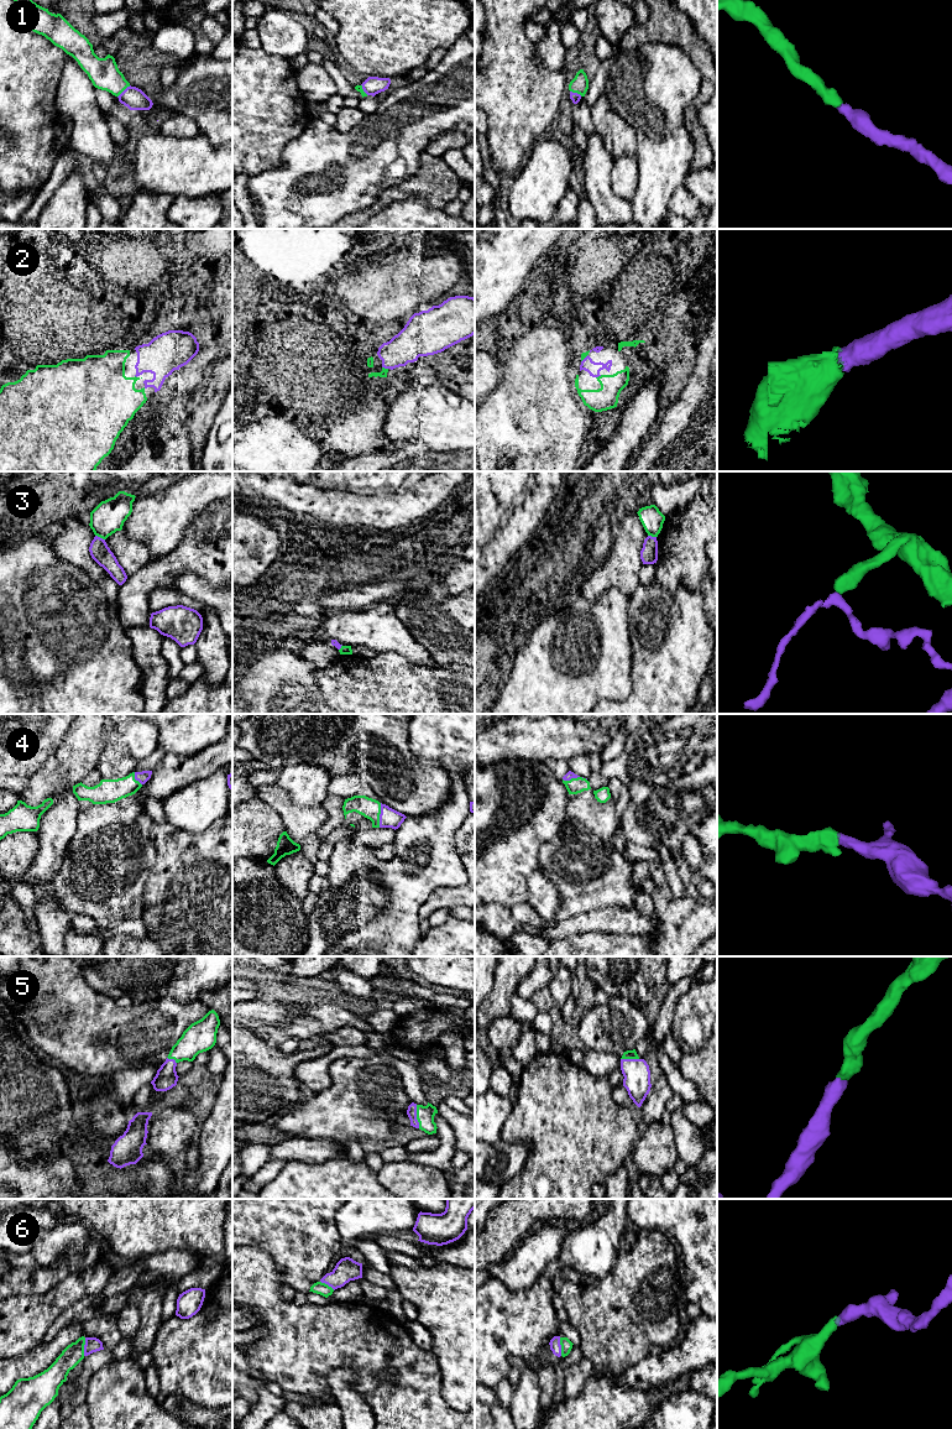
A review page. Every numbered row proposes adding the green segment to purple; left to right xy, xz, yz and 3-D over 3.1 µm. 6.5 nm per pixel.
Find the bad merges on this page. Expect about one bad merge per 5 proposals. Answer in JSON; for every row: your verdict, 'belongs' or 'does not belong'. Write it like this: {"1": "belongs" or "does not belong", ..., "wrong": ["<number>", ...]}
{"1": "belongs", "2": "belongs", "3": "does not belong", "4": "belongs", "5": "belongs", "6": "belongs", "wrong": ["3"]}

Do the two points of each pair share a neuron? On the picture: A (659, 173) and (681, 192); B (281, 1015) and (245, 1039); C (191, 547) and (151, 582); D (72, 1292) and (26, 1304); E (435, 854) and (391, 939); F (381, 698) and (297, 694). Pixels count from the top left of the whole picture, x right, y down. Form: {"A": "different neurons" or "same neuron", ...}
{"A": "different neurons", "B": "different neurons", "C": "same neuron", "D": "same neuron", "E": "same neuron", "F": "different neurons"}

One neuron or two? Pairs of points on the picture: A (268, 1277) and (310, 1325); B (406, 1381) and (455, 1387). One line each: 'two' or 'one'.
A: one
B: two

